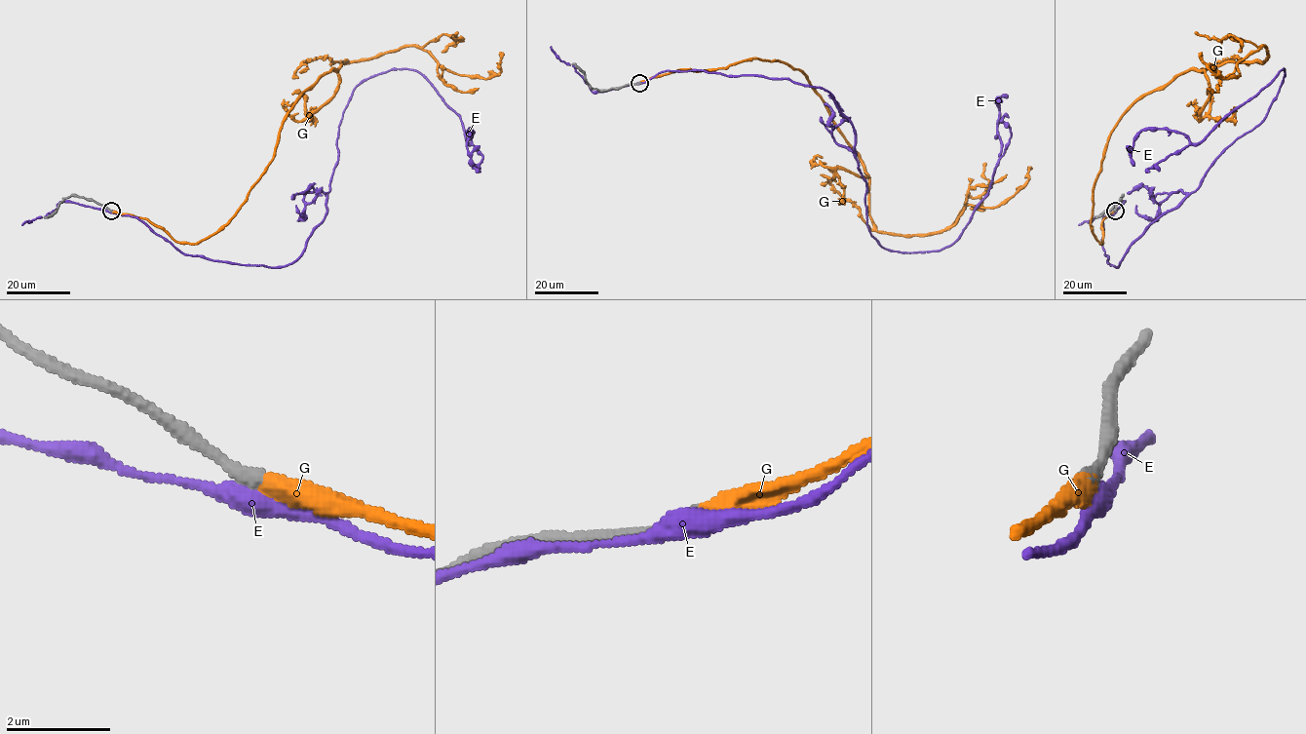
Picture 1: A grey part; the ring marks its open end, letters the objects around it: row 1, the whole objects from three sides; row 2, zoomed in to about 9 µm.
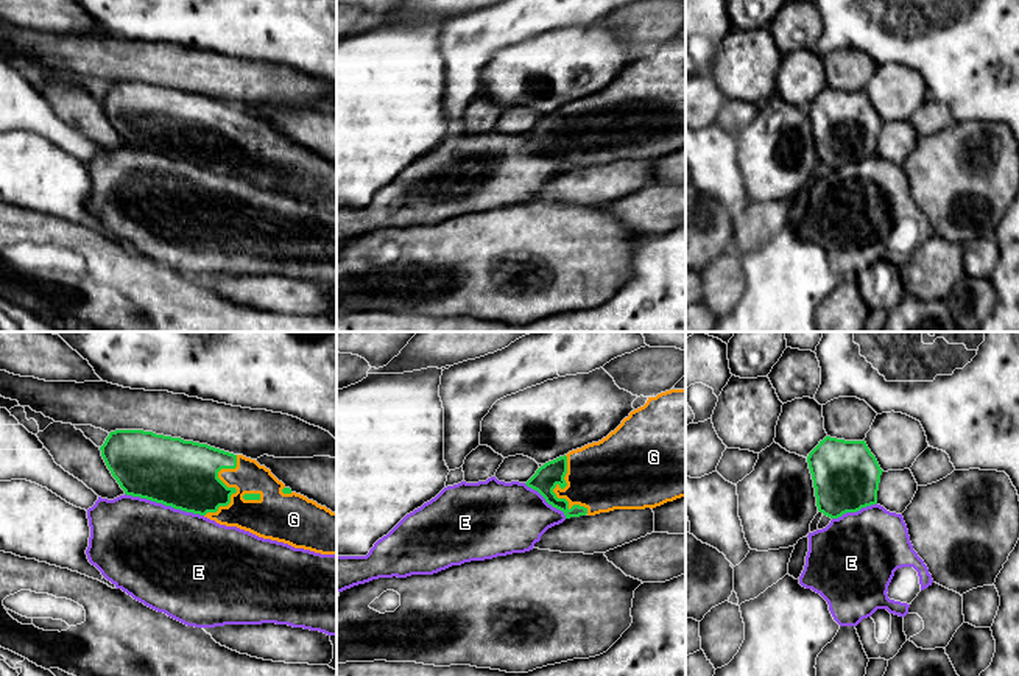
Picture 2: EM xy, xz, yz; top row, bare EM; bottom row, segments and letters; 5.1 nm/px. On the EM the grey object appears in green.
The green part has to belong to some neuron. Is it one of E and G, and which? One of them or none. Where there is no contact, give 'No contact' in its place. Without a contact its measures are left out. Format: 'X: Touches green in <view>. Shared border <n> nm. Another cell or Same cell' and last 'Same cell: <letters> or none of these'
E: Touches green in xy. Shared border 420 nm. Another cell
G: Touches green in xz. Shared border 320 nm. Same cell
Same cell: G

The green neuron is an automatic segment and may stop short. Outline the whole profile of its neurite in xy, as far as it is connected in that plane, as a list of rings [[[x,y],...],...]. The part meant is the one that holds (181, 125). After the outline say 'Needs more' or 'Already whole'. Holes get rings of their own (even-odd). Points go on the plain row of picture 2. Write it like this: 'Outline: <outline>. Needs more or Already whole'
Outline: [[[143,81],[111,83],[100,101],[126,146],[337,206],[337,164],[293,143],[256,111]]]. Needs more

